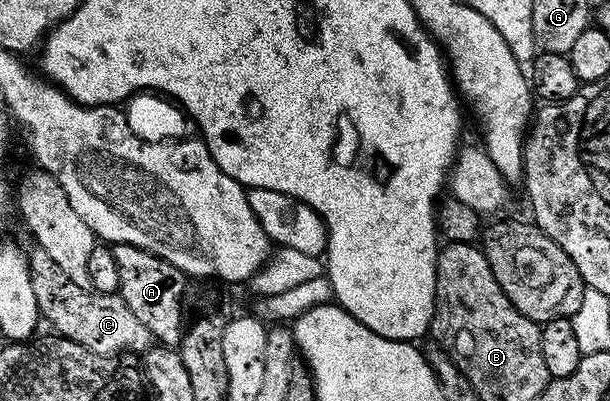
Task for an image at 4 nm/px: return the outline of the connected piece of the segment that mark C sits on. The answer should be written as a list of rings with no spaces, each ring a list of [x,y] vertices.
[[[34,245],[31,248],[28,262],[32,293],[36,297],[39,316],[50,322],[51,332],[61,335],[63,339],[76,341],[97,355],[134,353],[130,351],[142,353],[151,346],[152,336],[148,329],[144,329],[136,313],[128,309],[121,294],[102,295],[99,291],[76,285],[76,281],[72,281],[72,277],[68,277],[68,273],[64,273],[64,269],[60,269],[60,265],[56,265],[56,261],[52,261],[42,247]]]

